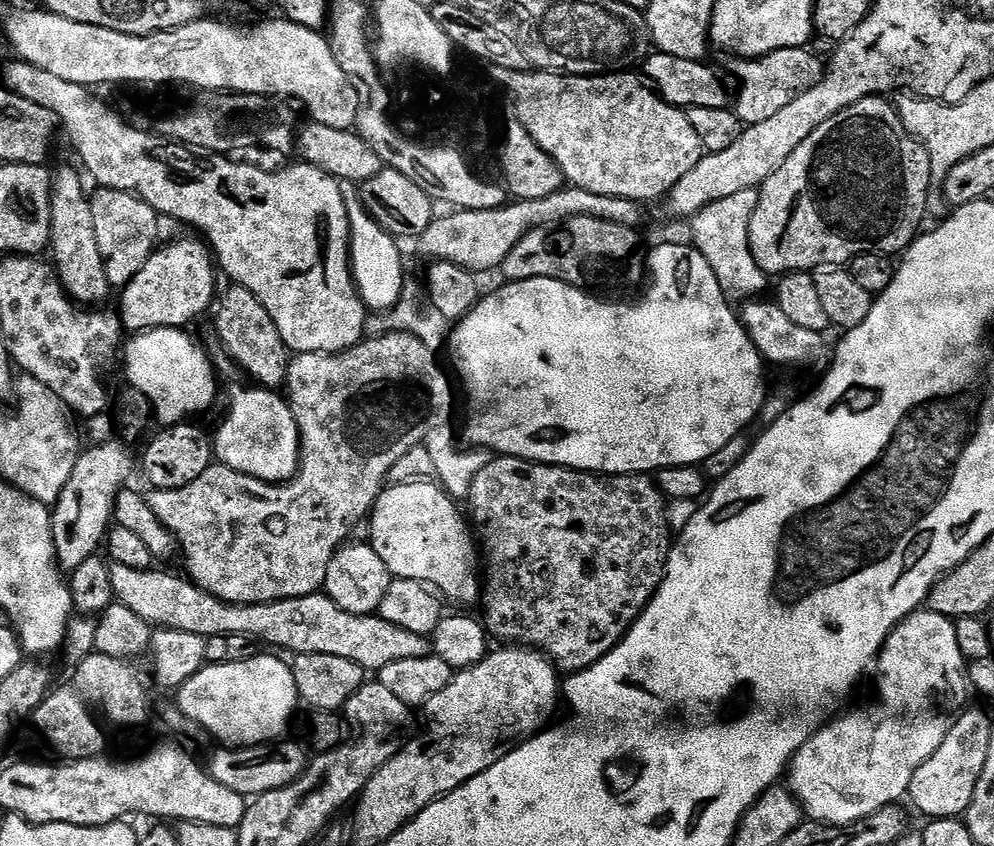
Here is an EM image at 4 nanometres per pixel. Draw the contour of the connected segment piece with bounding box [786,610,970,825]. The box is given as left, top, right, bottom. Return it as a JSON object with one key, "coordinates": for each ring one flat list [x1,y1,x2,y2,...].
{"coordinates":[[921,610,904,619,886,638,874,668,880,671,876,676,876,692,880,695,876,704,837,715,796,751,788,765,787,787,813,821,853,824,888,804,903,801,918,766,942,746,954,717,969,703,970,683,964,655,958,650,956,625,937,612]]}

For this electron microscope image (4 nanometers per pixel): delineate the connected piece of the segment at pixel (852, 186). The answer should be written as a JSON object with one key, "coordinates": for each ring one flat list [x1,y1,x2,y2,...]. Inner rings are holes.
{"coordinates":[[867,96,854,102,854,106,846,106,846,110,834,114,834,118,822,122,822,126,818,126,814,134,810,134,810,138,806,138,806,142,802,142,802,146,798,146,798,150,794,150,794,154,790,154,786,162,782,162,782,167,774,170,774,174,770,174,770,178,766,178,766,182,760,185,758,210,754,210,754,218,750,218,750,250,761,270,772,278,787,276,790,272,815,273,822,268,848,266,853,258,861,256,863,252,903,253,916,239,921,231,920,223,928,216,928,194,933,188,930,154,924,149,924,145,906,130,902,118,896,113,895,103,884,96]]}

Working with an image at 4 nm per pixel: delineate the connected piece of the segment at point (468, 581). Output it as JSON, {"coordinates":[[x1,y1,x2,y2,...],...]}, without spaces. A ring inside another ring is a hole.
{"coordinates":[[436,482,385,487,370,513,370,543,393,577,422,580,445,601,472,604,482,596,482,564,469,521,460,520,456,507,457,501]]}

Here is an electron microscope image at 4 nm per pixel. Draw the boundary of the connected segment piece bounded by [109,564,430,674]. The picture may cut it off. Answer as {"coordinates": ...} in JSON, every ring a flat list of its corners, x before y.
{"coordinates":[[112,564,109,570,110,582,113,584,113,594,115,599,122,606,126,606,126,610,134,610,134,614,138,614,138,618,142,618,153,629,159,630,169,628,170,630,184,630,186,634,198,634,205,638,218,635,246,635,251,636,261,645,273,644,276,648,289,648,292,654,334,654,337,658,350,658,350,662,354,662,358,666,364,668,365,673,378,674,386,666,390,666,390,662,406,662,406,658,426,658,430,654,430,640,427,636,419,636,411,630,402,630,402,626,394,626,394,622,386,622,379,614,370,616,355,616,346,610,342,610,342,606,338,606,326,594,317,594,315,596,303,596,302,598,286,598,285,600,275,600,274,602,266,602,265,604,228,604,224,600,214,598,212,594,206,590,202,590,191,580,183,575,175,576,172,572,156,572,155,567,146,570,130,570,130,566,122,566,121,564]]}

